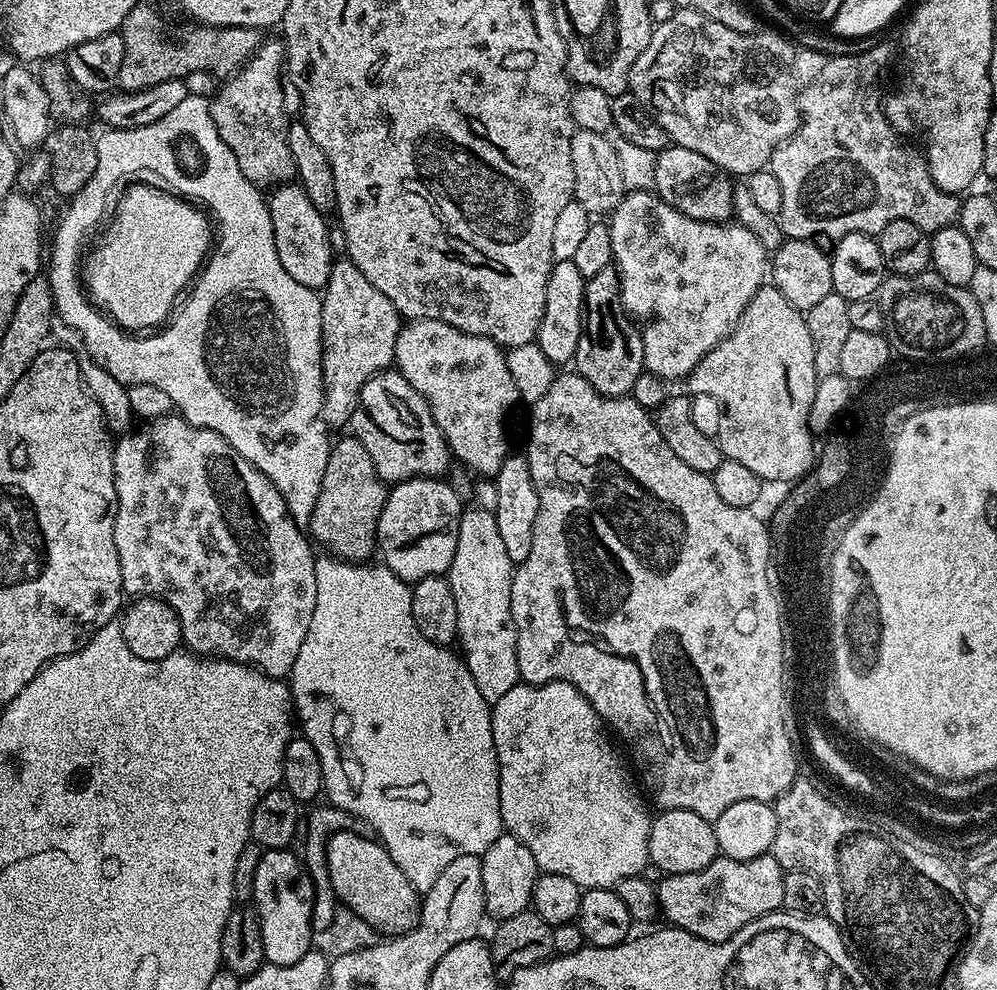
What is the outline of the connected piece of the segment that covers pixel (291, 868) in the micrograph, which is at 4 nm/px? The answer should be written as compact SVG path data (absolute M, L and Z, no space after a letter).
M269 848L261 851L258 870L254 870L254 890L251 903L262 926L262 946L264 959L274 966L294 966L313 947L312 907L314 906L314 886L310 874L304 869L304 861L288 848Z

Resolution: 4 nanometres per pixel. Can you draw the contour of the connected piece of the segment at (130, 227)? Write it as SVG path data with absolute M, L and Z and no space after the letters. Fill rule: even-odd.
M132 182L123 189L123 196L116 212L107 221L103 231L99 233L100 241L98 241L98 236L95 243L91 245L82 264L82 283L92 303L112 323L120 325L125 330L156 330L169 319L174 305L181 299L180 291L184 287L185 291L193 283L197 273L201 271L202 265L209 255L214 232L213 229L212 232L208 229L209 217L195 203L189 202L155 183L152 183L153 185L138 183ZM116 236L140 236L140 256L124 256L123 250L116 245ZM112 268L140 268L140 284L108 284L108 280L112 280L116 276L116 272Z

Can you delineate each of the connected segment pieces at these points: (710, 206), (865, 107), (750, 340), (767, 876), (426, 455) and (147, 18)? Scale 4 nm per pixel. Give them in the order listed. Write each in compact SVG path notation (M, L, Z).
M669 146L656 153L654 166L654 191L661 200L665 200L674 210L711 224L722 224L733 219L732 190L733 181L710 158L702 158L694 150L679 146Z
M873 43L870 50L858 52L854 56L833 56L823 61L824 65L820 68L820 73L809 82L804 88L804 93L799 93L798 103L800 105L800 115L802 117L800 128L797 130L790 140L785 140L783 144L778 145L772 151L770 161L770 171L774 174L774 178L778 178L779 184L782 185L782 210L778 217L780 221L780 229L784 231L785 237L790 240L812 240L820 238L816 236L832 236L831 238L839 238L846 234L858 234L859 232L867 232L869 234L879 234L886 226L890 226L890 222L895 220L909 220L914 222L914 226L918 226L923 232L929 234L942 230L943 228L955 225L960 219L960 201L959 195L943 192L939 186L930 178L930 170L928 169L928 161L924 159L919 151L916 152L912 148L907 148L905 141L899 132L893 128L891 122L886 118L884 113L884 104L882 96L880 100L880 68L884 68L888 64L888 59L892 56L892 48L888 44Z
M762 286L754 298L750 298L731 334L718 346L714 346L714 350L710 350L710 354L706 354L706 358L702 358L702 362L686 377L686 385L693 397L709 396L720 407L720 421L716 424L714 436L727 459L742 462L742 466L754 470L761 482L796 482L814 464L814 433L808 426L808 415L814 402L817 379L814 342L810 338L805 313L786 302L786 298L774 286Z
M770 854L750 858L749 860L735 860L729 856L717 855L710 866L702 870L694 870L690 874L665 875L664 881L656 884L656 902L661 917L665 916L667 923L674 928L681 928L706 942L720 944L729 940L742 926L754 922L771 912L781 911L782 908L782 882L785 869Z
M385 370L365 382L351 423L356 424L354 435L366 446L366 454L370 454L370 462L385 485L401 484L415 476L440 478L449 470L446 438L434 422L426 398L400 372Z
M138 2L118 29L124 43L124 58L118 81L126 92L146 90L162 82L184 80L195 71L232 74L247 64L262 43L258 28L209 28L206 24L184 22L181 28L167 24L150 5Z

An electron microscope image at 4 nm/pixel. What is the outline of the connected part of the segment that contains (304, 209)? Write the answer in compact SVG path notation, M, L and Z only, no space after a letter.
M296 182L273 187L267 202L270 222L274 226L274 246L286 274L307 288L324 289L334 263L332 240L328 237L328 224L324 221L327 220L325 213L316 209L314 202L306 198L306 190Z

